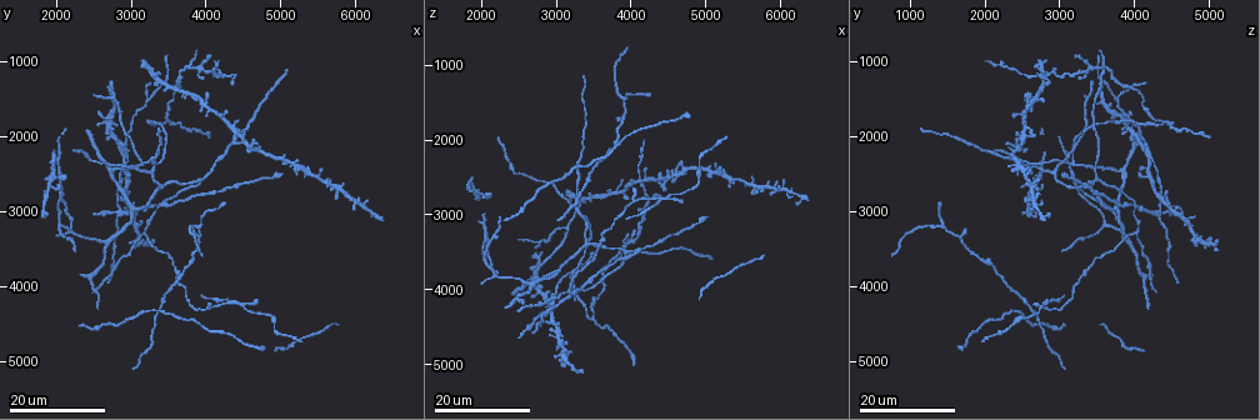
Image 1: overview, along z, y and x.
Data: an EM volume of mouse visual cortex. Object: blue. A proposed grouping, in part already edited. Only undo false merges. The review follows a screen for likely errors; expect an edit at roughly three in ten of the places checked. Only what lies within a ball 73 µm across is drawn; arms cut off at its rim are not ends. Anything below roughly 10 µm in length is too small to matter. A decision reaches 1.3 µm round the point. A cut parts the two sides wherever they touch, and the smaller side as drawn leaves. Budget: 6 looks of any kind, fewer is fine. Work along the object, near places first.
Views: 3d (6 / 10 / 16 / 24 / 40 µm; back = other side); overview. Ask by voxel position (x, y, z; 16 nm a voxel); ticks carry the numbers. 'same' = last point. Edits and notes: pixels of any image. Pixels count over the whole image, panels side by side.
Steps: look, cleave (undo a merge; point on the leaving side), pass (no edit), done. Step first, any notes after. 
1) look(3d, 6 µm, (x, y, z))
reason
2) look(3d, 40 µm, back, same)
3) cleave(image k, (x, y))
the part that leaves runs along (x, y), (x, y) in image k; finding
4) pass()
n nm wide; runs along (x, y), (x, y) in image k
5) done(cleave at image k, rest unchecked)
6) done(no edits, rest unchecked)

look(3d, 16 µm, (3900, 2550, 3500))
branch point

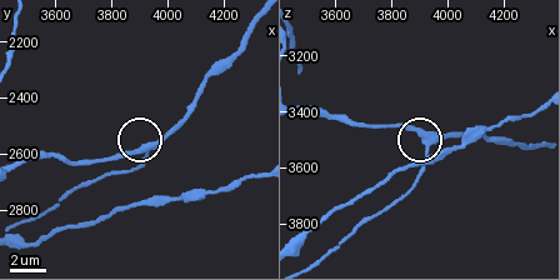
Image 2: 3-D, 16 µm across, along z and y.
look(3d, 6 µm, (3940, 2590, 3510))
closer look

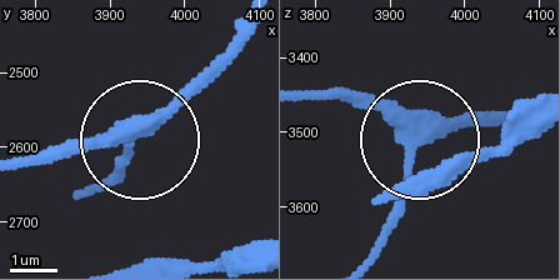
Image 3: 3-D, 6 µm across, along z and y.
pass()
3 arms; one neuron here

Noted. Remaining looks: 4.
look(3d, 16 µm, (4500, 4250, 2800))
two arms in line, one across

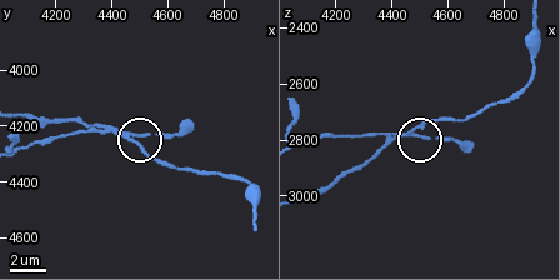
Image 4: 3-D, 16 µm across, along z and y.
look(3d, 6 µm, (4470, 4240, 2780))

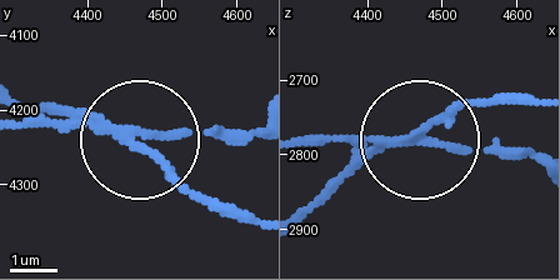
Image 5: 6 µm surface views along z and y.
cleave(image 5, (161, 168))
side arm 35 µm; the part that leaves runs along (115, 129), (254, 216) in image 5; a second neuron is stuck on

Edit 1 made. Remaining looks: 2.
look(3d, 16 µm, (2850, 2950, 4350))
a fork

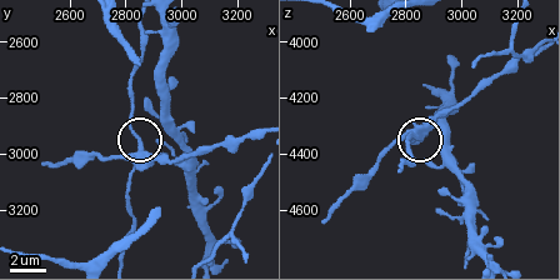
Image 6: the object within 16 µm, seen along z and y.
look(3d, 10 µm, (2860, 2980, 4330))

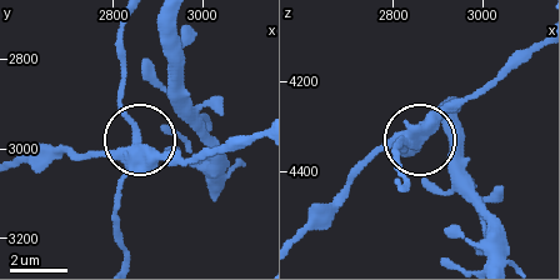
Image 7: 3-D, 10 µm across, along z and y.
cleave(image 7, (93, 155))
the part that leaves runs along (136, 153), (199, 160), (256, 141) in image 7; a second neuron is stuck on

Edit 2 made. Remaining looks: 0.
done(cleave at image 5, cleave at image 7, rest unchecked)

